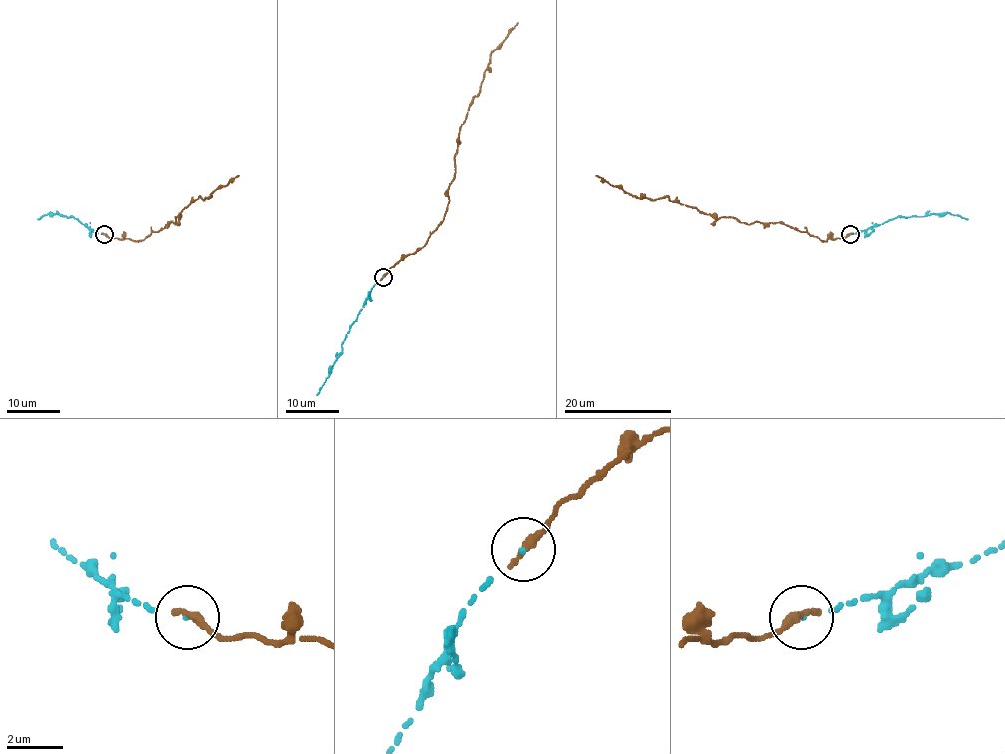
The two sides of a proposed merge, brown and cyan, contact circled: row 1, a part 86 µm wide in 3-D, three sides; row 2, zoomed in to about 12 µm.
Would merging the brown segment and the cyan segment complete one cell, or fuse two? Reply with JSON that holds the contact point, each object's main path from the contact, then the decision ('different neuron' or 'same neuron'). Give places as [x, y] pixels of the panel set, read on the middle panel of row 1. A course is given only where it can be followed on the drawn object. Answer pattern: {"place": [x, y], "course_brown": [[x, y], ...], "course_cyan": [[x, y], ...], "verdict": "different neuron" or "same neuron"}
{"place": [383, 277], "course_brown": [[382, 276], [421, 248], [443, 220], [459, 127], [479, 94], [490, 55], [518, 23]], "course_cyan": [[382, 276], [369, 292], [341, 345], [342, 353], [317, 394]], "verdict": "same neuron"}

